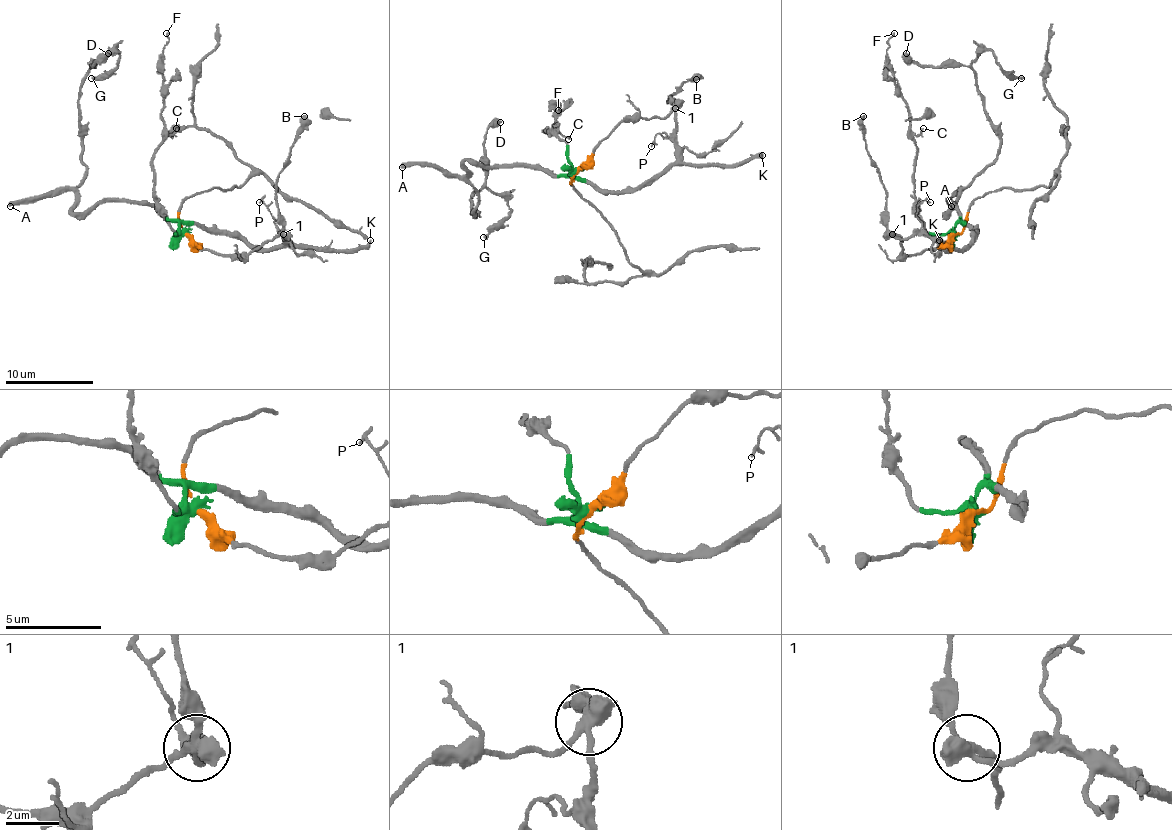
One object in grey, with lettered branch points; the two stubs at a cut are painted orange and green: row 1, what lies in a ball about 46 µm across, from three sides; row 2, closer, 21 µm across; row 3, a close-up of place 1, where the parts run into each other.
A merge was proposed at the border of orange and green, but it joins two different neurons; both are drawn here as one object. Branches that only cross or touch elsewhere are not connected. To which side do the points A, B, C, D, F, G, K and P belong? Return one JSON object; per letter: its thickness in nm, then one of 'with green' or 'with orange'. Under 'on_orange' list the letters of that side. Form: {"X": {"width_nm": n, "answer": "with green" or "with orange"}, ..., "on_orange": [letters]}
{"A": {"width_nm": 400, "answer": "with green"}, "B": {"width_nm": 500, "answer": "with green"}, "C": {"width_nm": 150, "answer": "with green"}, "D": {"width_nm": 500, "answer": "with green"}, "F": {"width_nm": 140, "answer": "with green"}, "G": {"width_nm": 200, "answer": "with green"}, "K": {"width_nm": 320, "answer": "with green"}, "P": {"width_nm": 100, "answer": "with green"}, "on_orange": []}

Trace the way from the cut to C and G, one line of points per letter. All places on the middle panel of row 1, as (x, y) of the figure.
C: (575, 172), (569, 159), (569, 146), (545, 130), (556, 130), (569, 139)
G: (575, 172), (463, 163), (479, 196), (474, 216), (470, 201), (487, 188), (512, 210), (483, 236)

